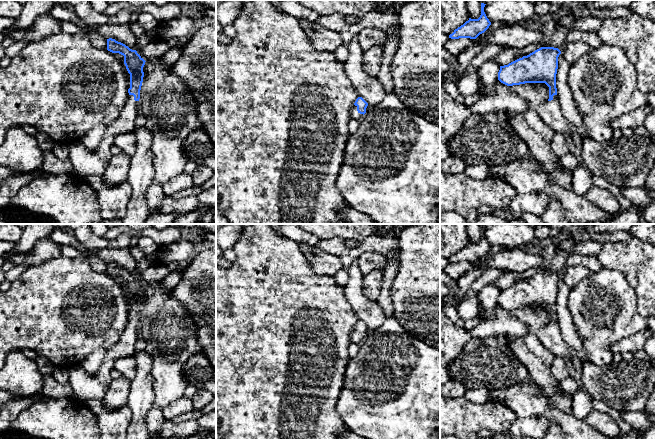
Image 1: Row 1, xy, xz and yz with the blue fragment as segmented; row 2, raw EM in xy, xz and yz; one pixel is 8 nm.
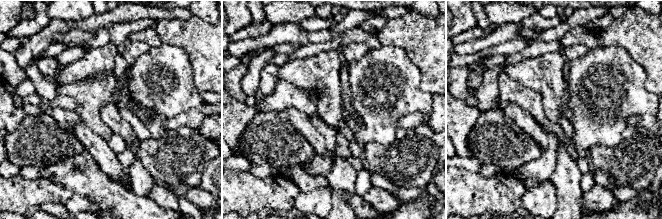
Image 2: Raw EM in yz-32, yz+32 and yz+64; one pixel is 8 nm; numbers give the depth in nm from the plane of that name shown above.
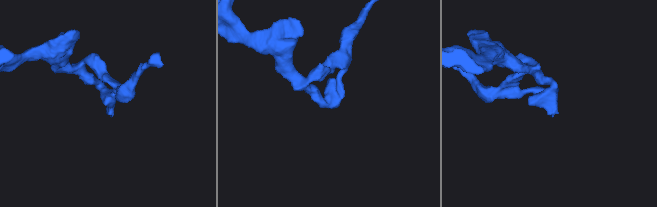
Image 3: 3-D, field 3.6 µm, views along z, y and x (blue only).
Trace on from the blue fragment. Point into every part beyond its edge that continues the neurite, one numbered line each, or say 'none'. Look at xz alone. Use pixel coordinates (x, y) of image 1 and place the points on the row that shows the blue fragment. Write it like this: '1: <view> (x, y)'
1: xz (354, 114)

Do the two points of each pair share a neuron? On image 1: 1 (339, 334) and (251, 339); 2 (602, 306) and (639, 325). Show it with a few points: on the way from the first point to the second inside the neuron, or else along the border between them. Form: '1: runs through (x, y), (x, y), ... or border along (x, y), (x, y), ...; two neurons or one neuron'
1: runs through (320, 315), (295, 312), (274, 332); one neuron
2: runs through (611, 314), (630, 322); one neuron

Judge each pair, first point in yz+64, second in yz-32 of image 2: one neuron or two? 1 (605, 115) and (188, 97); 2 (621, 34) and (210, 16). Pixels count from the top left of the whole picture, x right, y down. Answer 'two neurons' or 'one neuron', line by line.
1: one neuron
2: two neurons

